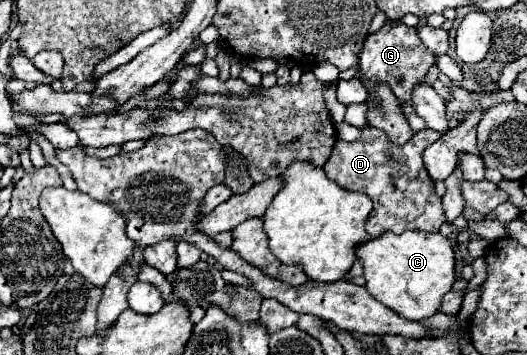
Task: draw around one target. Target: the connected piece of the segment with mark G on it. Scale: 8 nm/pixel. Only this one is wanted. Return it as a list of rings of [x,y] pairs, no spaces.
[[[386,20],[386,24],[370,34],[364,40],[364,48],[360,52],[360,72],[370,80],[370,82],[386,82],[392,92],[398,96],[400,102],[410,100],[410,90],[414,82],[424,80],[428,68],[434,64],[434,56],[430,50],[420,42],[418,30],[404,26],[398,20]]]

